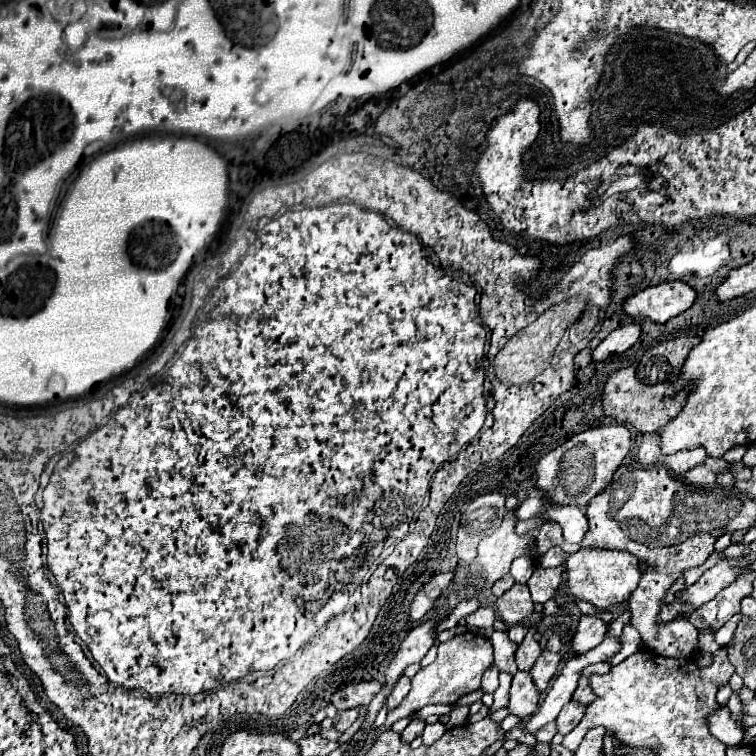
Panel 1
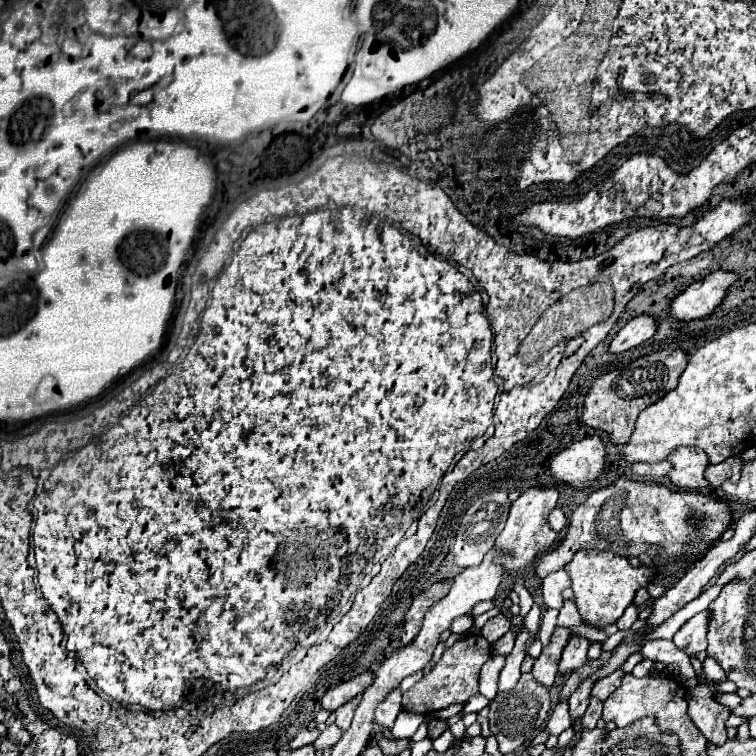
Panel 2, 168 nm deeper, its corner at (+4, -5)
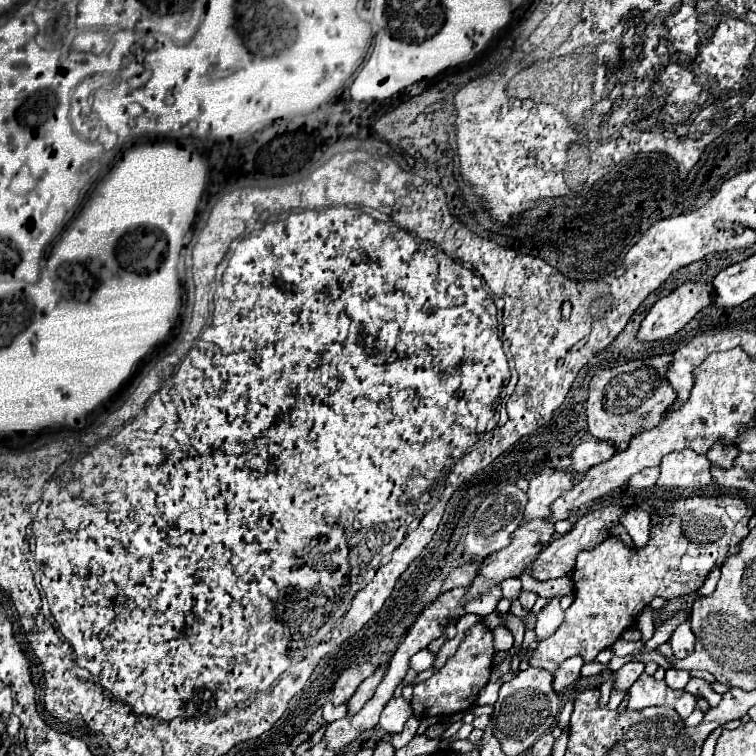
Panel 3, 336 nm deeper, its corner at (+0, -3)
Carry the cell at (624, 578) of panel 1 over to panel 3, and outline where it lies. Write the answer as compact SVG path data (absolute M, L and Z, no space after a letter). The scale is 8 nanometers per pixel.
M694 496L694 498L686 498L686 500L680 498L670 502L648 500L648 502L640 502L638 506L652 516L648 544L644 548L636 548L636 546L626 546L620 538L606 538L596 548L578 554L578 562L572 572L574 602L564 612L564 622L560 624L560 628L546 640L538 642L538 648L530 656L530 666L544 668L550 674L554 674L564 660L578 654L582 654L582 660L592 662L598 652L610 648L622 636L624 630L636 624L638 614L652 602L652 598L660 596L664 600L672 600L700 590L700 586L704 584L708 574L718 566L718 562L722 566L730 556L740 552L740 540L748 536L750 532L748 522L754 516L754 510L742 498L732 498L732 496L718 496L718 498Z

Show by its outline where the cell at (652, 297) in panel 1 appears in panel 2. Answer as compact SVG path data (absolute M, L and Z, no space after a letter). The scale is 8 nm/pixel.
M712 272L704 276L670 300L668 314L674 320L694 320L712 314L736 278L738 276L732 272Z

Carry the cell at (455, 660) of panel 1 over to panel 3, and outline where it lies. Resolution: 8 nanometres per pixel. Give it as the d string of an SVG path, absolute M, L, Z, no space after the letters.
M476 624L470 630L466 630L464 640L458 646L458 652L448 658L446 666L438 672L434 672L432 678L428 678L422 684L414 686L414 698L412 698L412 710L416 718L428 718L428 716L450 716L458 712L466 712L474 706L478 692L488 684L490 672L492 672L492 658L494 658L494 646L492 646L492 632L486 624Z

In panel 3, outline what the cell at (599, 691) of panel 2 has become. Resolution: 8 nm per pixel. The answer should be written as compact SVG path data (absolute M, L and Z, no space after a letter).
M632 660L632 662L626 662L618 672L616 672L616 684L614 688L616 690L628 690L636 680L638 676L644 672L644 662L638 662L638 660Z

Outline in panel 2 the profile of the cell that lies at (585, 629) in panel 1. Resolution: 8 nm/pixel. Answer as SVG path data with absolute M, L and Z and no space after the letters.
M570 636L568 644L564 646L562 652L562 660L560 660L560 674L570 674L572 670L580 668L586 660L588 660L588 648L590 648L590 640L582 638L582 636Z

